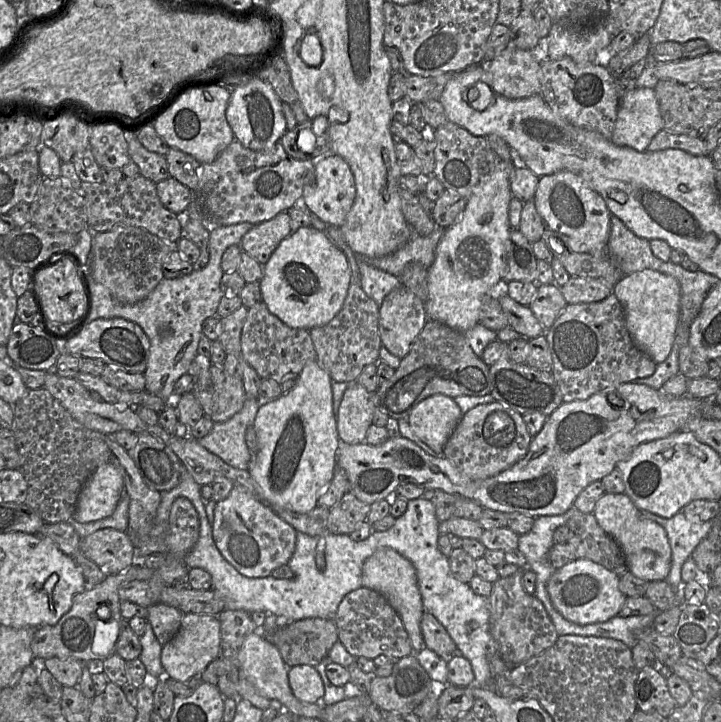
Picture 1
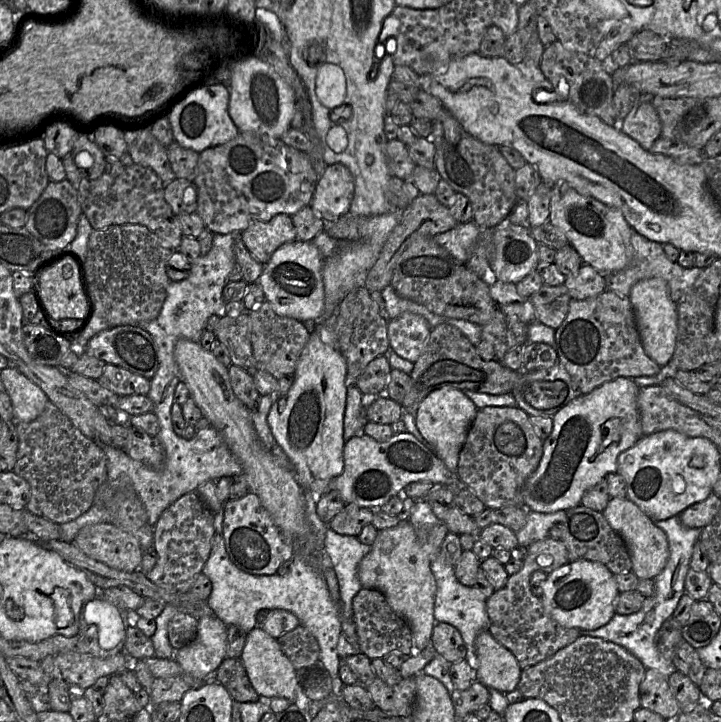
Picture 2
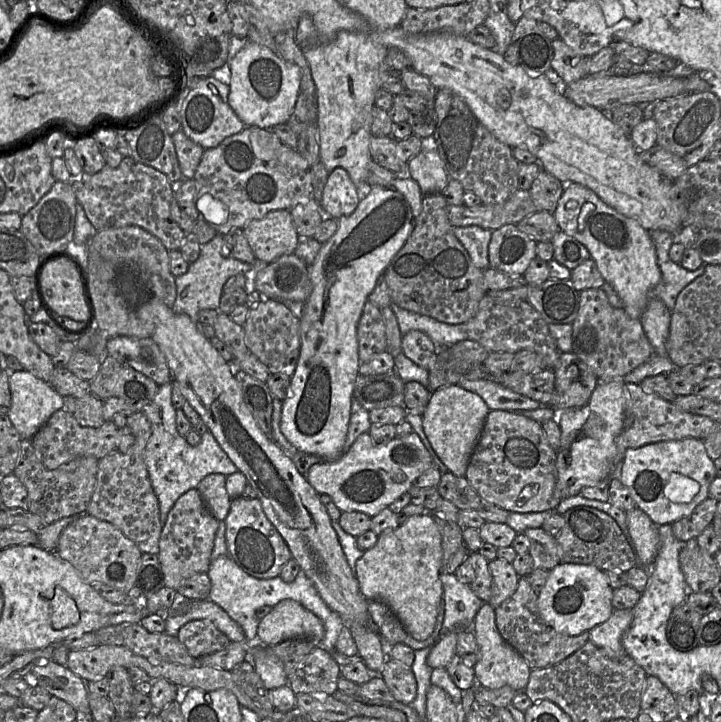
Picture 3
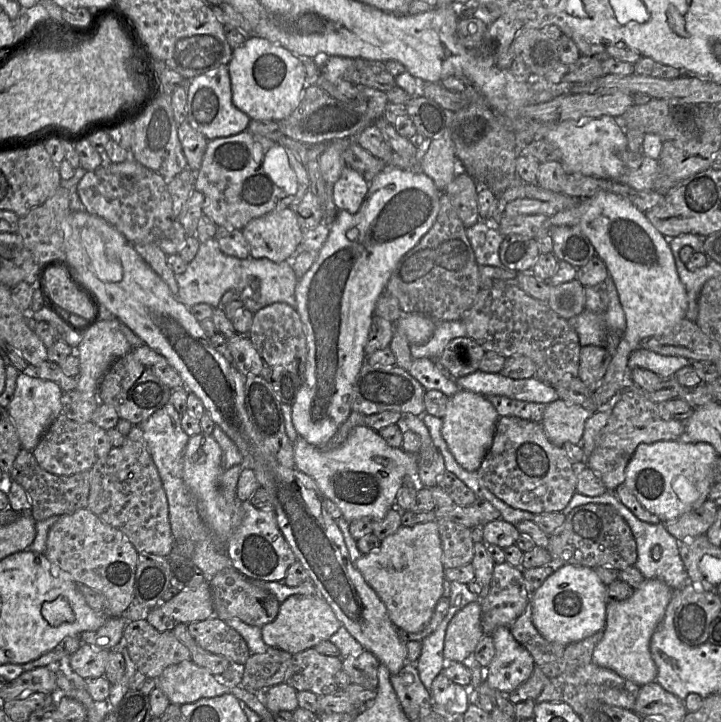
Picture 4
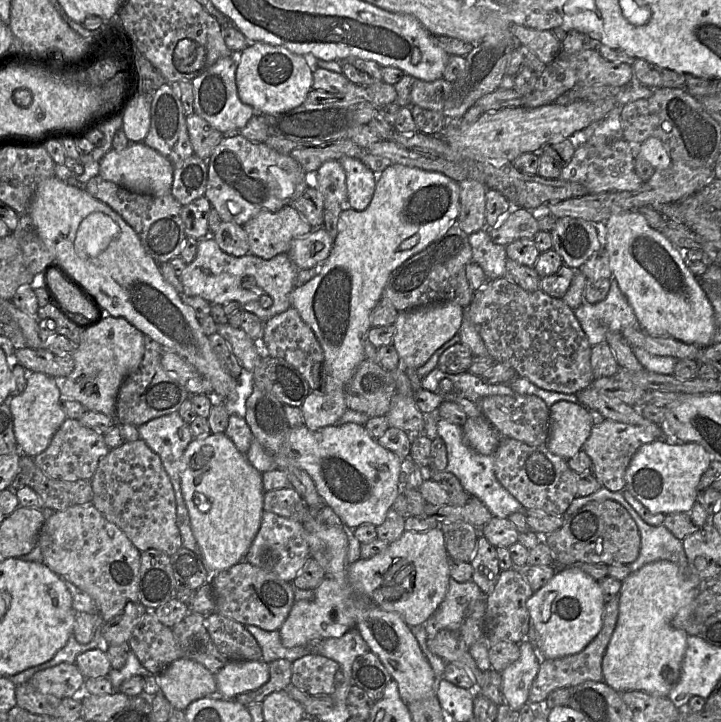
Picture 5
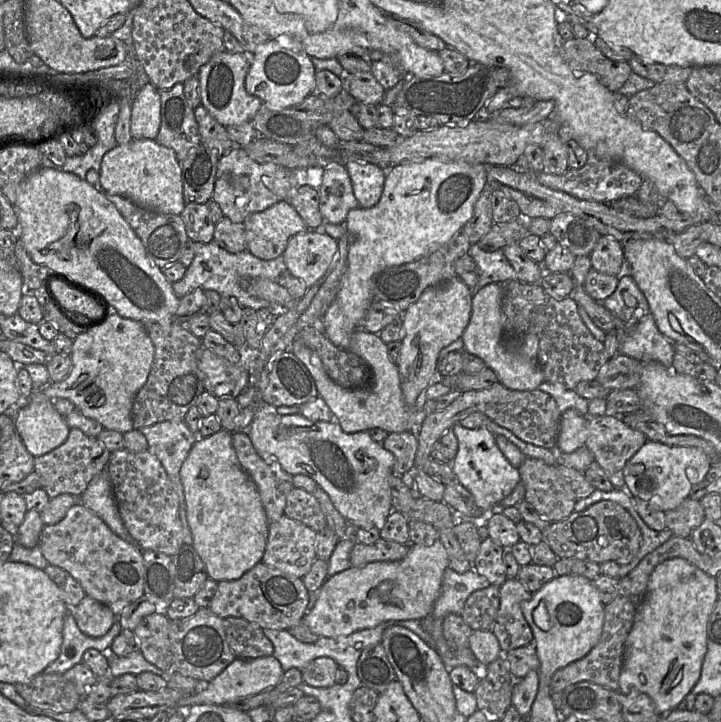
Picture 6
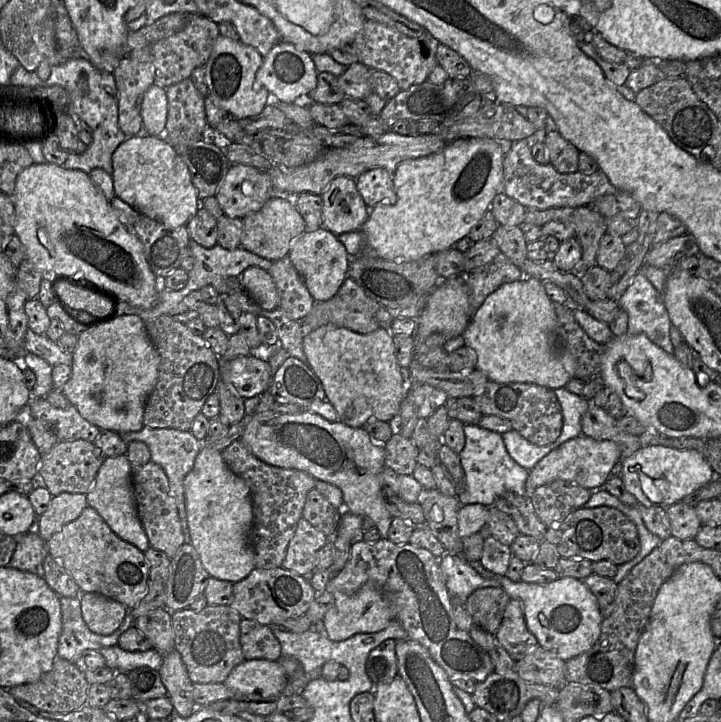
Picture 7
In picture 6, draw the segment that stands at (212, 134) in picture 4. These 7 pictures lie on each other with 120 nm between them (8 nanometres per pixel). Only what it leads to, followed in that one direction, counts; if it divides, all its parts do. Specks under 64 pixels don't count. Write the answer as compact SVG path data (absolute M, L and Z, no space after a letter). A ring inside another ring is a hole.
M223 50L215 54L198 72L201 104L224 127L251 122L263 105L260 98L245 89L245 78L252 56L250 52L230 53Z

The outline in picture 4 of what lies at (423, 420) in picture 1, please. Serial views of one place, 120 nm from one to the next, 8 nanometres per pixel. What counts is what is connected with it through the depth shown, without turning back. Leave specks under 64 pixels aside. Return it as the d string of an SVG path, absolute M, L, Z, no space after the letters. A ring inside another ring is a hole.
M459 390L448 397L441 435L457 463L467 471L477 471L492 445L499 416L486 397Z

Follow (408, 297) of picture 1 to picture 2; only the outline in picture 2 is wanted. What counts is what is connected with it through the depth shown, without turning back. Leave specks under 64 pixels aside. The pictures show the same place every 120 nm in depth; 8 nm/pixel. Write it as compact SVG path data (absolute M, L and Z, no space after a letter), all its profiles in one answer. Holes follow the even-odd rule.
M404 312L387 322L389 347L401 358L415 363L425 347L431 329L421 315Z

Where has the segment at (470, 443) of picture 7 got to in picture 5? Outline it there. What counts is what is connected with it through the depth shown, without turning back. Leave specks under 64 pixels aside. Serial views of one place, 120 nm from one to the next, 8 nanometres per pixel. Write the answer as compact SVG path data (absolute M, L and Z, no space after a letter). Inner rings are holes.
M438 419L436 433L445 442L447 449L448 463L445 470L459 479L467 493L479 498L495 517L507 518L515 512L524 513L522 504L497 480L493 455L482 455L473 450L464 440L462 426Z

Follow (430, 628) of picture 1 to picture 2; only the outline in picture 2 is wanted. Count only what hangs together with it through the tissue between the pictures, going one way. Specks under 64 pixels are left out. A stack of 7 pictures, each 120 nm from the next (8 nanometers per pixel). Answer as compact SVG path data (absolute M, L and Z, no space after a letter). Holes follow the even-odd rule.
M435 623L432 630L431 644L436 653L449 663L465 659L467 654L467 649L460 632L448 623Z

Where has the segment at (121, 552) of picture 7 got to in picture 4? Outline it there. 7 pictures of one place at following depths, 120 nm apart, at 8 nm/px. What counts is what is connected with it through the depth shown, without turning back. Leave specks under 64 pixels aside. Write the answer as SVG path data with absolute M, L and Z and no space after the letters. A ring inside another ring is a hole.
M88 508L61 515L49 532L46 557L68 572L77 583L101 592L107 600L105 613L122 616L134 603L134 583L139 552L119 529L105 523Z

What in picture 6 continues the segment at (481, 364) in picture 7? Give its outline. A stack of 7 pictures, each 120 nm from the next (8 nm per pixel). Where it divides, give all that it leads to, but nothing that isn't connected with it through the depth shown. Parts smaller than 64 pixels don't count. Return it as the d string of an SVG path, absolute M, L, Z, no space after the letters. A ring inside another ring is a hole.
M501 283L488 284L473 293L471 317L461 336L463 350L482 359L495 372L498 382L506 388L517 391L535 390L546 382L537 362L537 338L534 335L515 341L509 338L502 311L503 296L504 287Z

